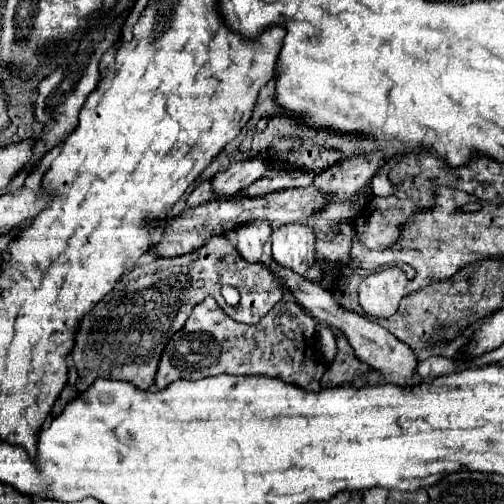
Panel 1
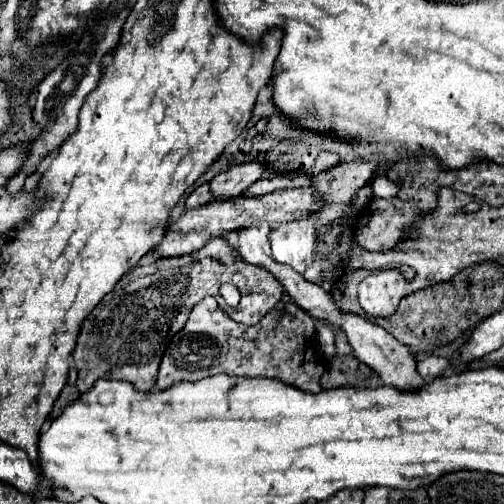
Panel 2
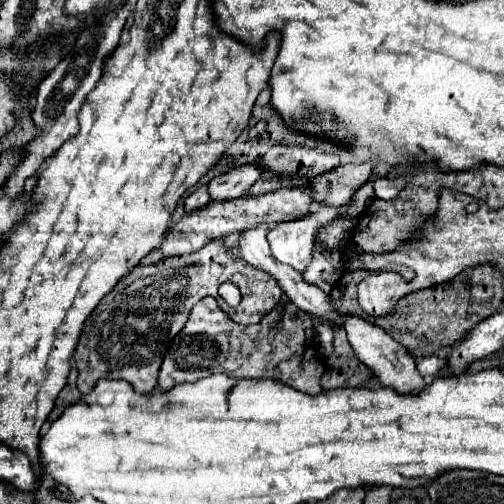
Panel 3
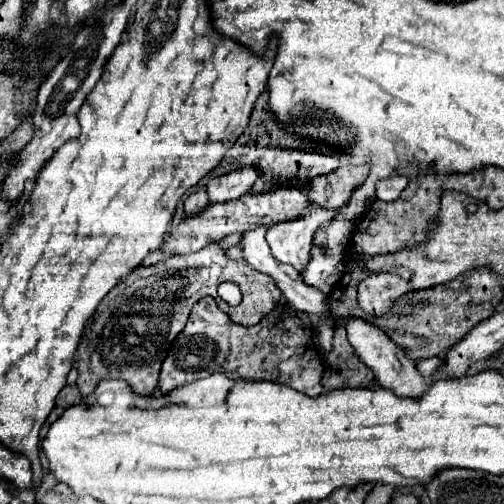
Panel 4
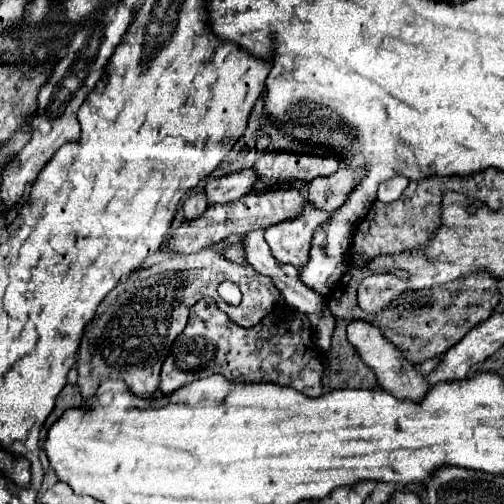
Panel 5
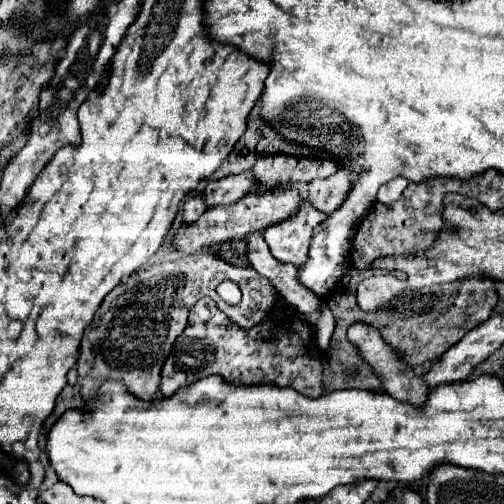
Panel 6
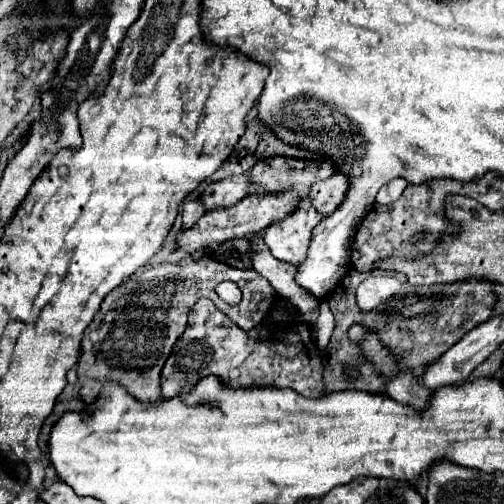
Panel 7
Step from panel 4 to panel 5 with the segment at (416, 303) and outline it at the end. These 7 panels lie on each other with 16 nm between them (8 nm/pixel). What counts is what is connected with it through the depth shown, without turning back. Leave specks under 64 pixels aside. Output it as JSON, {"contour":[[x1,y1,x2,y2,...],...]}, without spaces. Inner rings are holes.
{"contour":[[478,272,472,276,458,278,450,284,450,288,442,286,438,292,430,290,410,290,402,292,390,306,374,316,374,326,390,340,398,350,402,350,404,358,416,368,430,358,442,356,450,346,454,346,466,332,470,332,476,324,490,318,500,302,498,278,488,276,486,272]]}

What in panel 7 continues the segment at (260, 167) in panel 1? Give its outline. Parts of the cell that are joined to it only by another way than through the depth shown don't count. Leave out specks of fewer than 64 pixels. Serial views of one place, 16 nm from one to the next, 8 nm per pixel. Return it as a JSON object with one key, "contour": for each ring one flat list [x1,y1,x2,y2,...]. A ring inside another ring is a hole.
{"contour":[[242,174,242,176,232,176,228,180,220,180,206,186,204,194,200,196,200,202,204,204,204,212,236,204,248,194,248,184,250,184,248,174]]}

